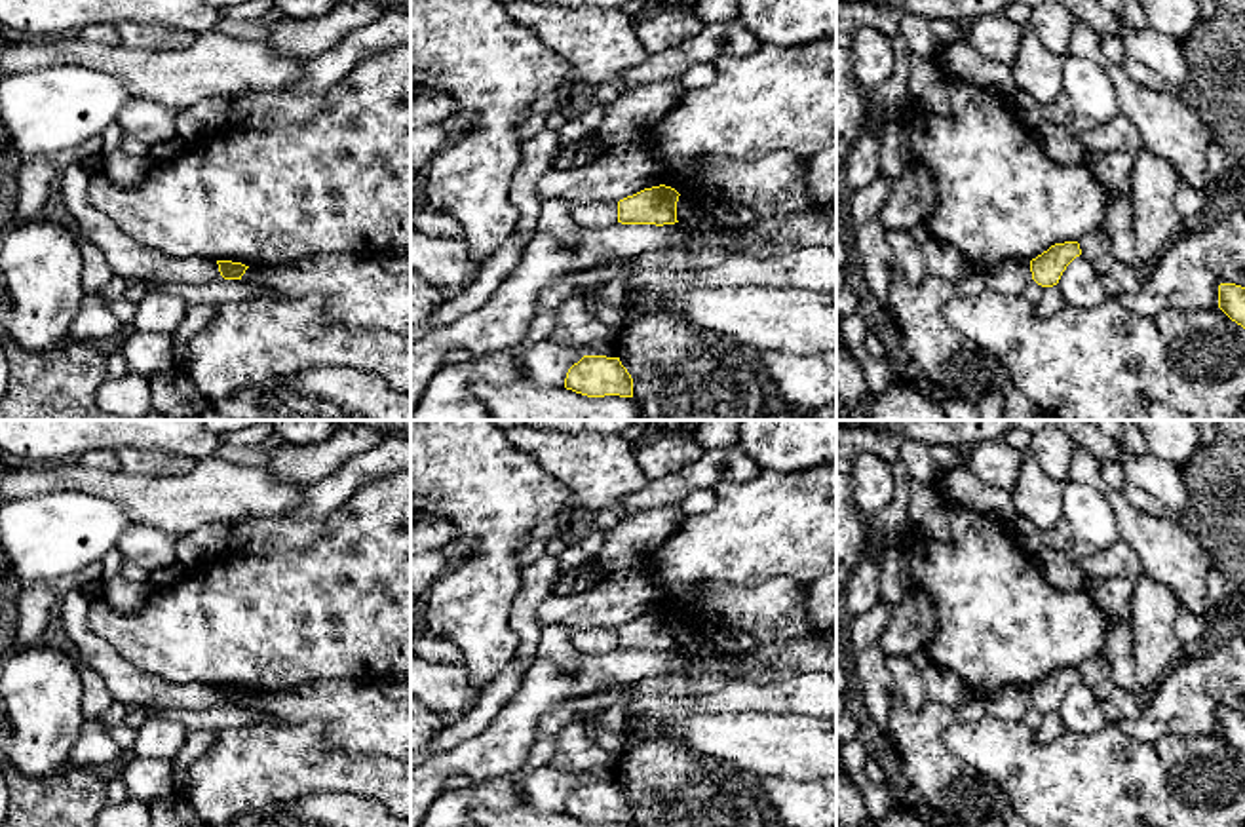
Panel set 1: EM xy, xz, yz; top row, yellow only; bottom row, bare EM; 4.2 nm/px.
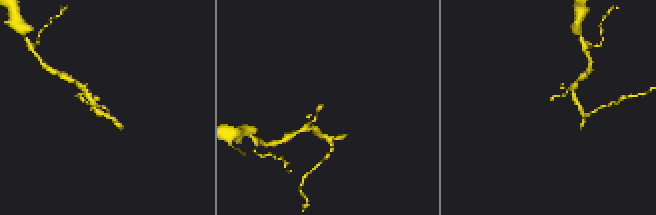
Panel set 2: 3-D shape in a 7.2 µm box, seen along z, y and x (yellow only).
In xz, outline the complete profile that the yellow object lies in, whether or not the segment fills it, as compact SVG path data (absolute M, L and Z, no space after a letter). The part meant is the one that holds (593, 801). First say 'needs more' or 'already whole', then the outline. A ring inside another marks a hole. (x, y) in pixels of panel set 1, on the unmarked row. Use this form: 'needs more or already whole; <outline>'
already whole; M584 781L565 804L565 814L587 823L633 823L633 804L620 783Z

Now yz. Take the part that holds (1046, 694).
already whole; M1078 667L1051 671L1030 686L1032 705L1042 713L1057 711L1066 692L1080 681L1082 675Z

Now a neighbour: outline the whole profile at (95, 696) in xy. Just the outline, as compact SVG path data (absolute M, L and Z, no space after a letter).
M80 664L82 675L82 711L86 719L101 719L103 713L114 703L105 679L89 665Z

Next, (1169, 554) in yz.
M1082 447L1074 449L1068 481L1093 485L1108 496L1120 540L1137 553L1142 574L1171 589L1180 606L1209 625L1216 606L1207 597L1211 557L1203 544L1180 521L1144 513L1123 492L1110 489L1101 464Z

